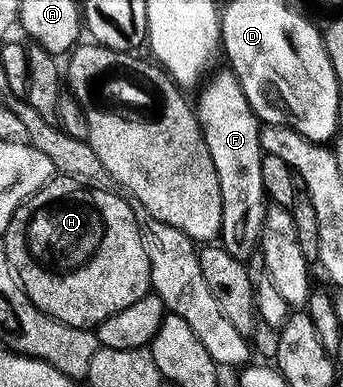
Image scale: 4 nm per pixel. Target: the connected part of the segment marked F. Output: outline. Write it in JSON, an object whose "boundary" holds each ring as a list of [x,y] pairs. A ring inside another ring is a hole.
{"boundary":[[[232,70],[224,71],[209,85],[206,83],[200,89],[202,92],[199,115],[205,141],[218,170],[219,184],[223,186],[223,226],[220,243],[225,251],[231,254],[231,258],[249,262],[253,252],[255,256],[258,251],[265,215],[269,209],[263,186],[263,125],[251,110],[251,102],[247,102],[247,94],[243,94],[243,86],[238,82],[237,75]]]}

